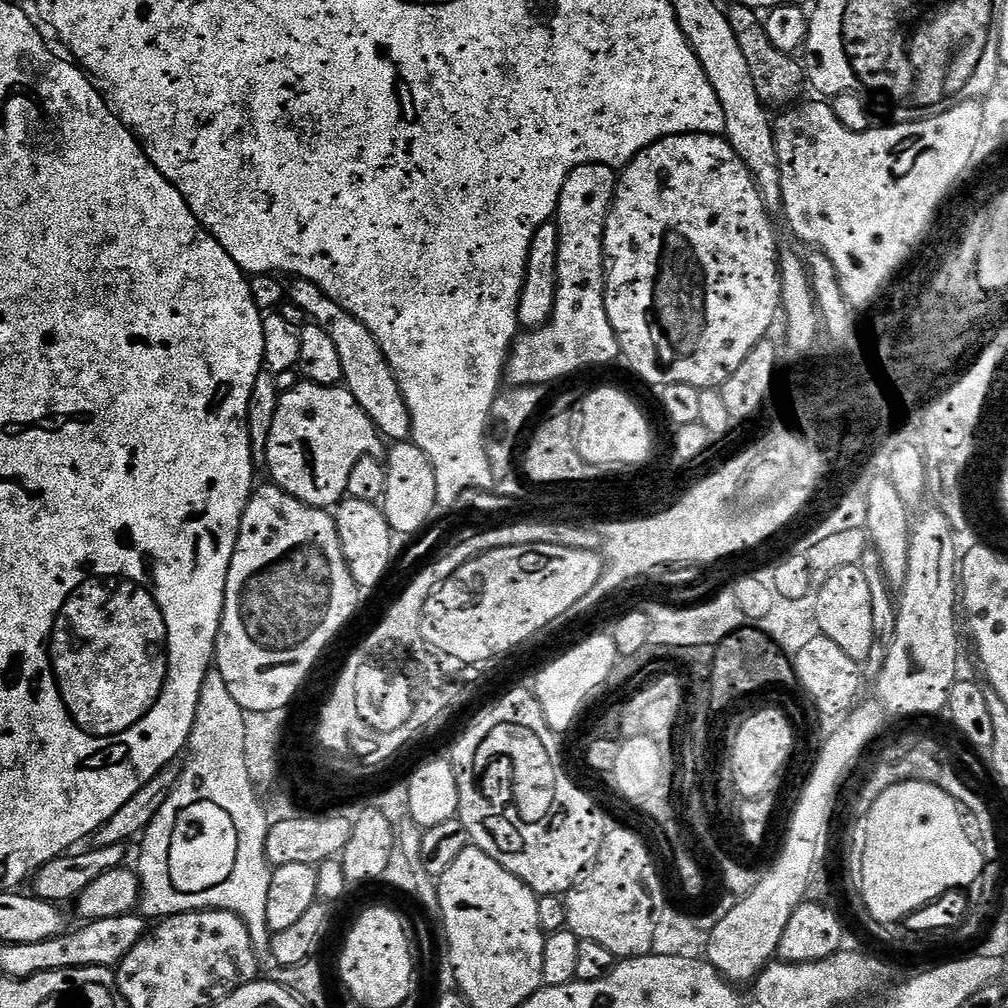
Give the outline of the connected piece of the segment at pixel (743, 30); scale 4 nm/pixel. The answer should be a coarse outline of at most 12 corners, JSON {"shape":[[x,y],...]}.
{"shape":[[726,4],[759,100],[788,108],[806,88],[803,63],[770,42],[755,9]]}

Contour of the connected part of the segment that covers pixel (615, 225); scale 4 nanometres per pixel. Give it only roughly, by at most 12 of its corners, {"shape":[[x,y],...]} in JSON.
{"shape":[[723,135],[619,173],[604,301],[648,384],[720,388],[780,312]]}

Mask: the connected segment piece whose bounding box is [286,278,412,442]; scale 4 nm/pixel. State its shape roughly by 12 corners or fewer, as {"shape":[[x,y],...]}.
{"shape":[[314,282],[289,301],[334,340],[348,387],[392,442],[412,416],[382,346]]}

